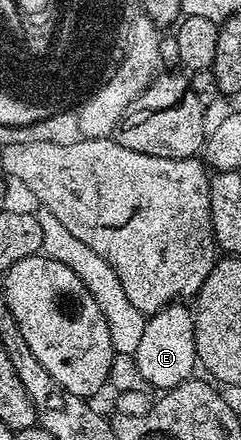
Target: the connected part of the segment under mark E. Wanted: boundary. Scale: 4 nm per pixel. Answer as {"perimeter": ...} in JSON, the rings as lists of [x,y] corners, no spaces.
{"perimeter":[[[182,301],[173,302],[163,306],[156,314],[150,315],[145,324],[145,330],[141,332],[141,340],[137,343],[134,352],[138,371],[141,372],[152,391],[164,392],[177,388],[183,381],[189,379],[196,373],[197,359],[195,356],[195,323],[190,309],[187,310]]]}

